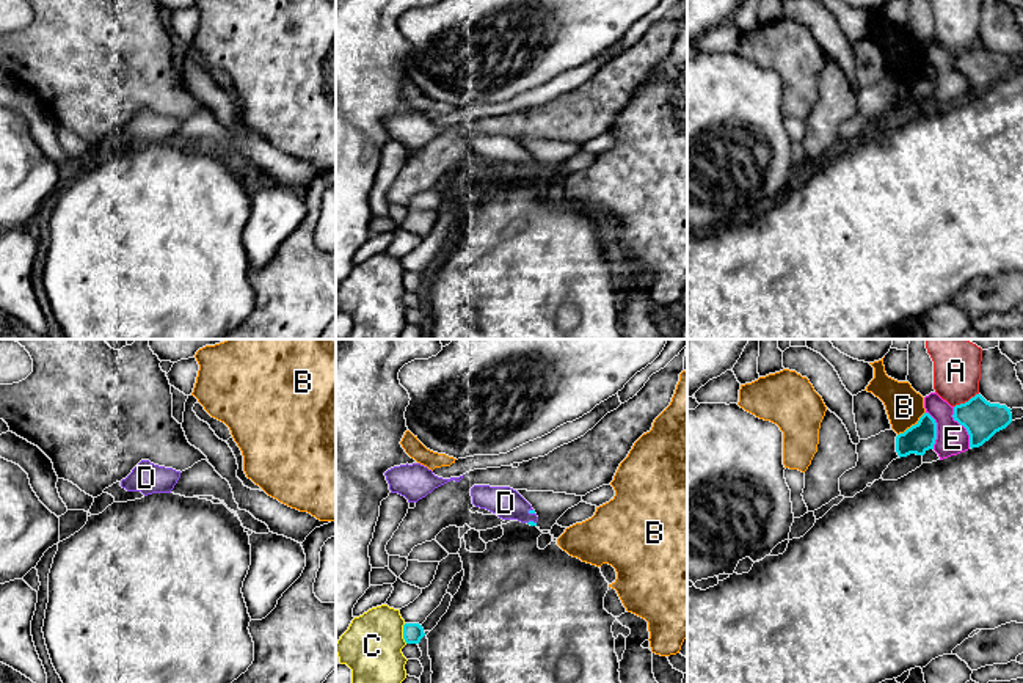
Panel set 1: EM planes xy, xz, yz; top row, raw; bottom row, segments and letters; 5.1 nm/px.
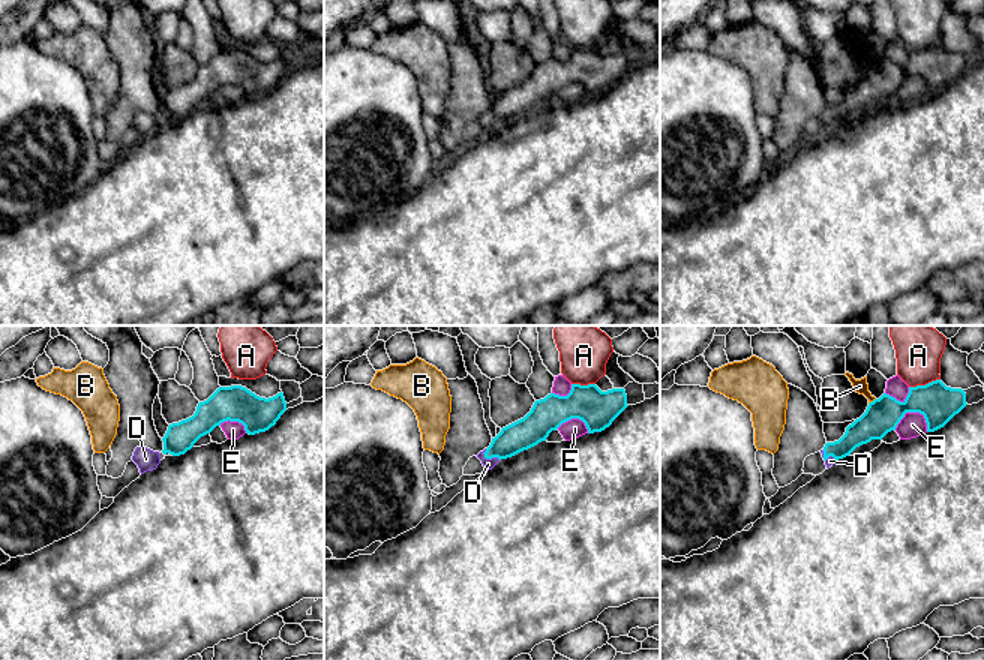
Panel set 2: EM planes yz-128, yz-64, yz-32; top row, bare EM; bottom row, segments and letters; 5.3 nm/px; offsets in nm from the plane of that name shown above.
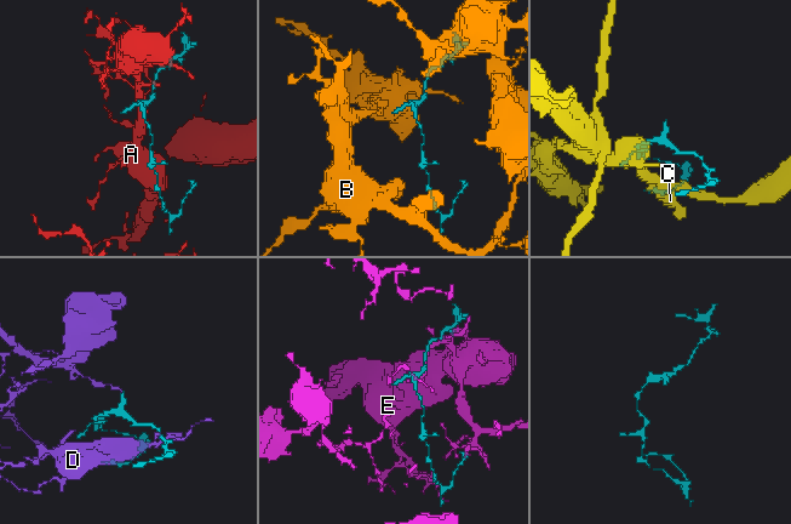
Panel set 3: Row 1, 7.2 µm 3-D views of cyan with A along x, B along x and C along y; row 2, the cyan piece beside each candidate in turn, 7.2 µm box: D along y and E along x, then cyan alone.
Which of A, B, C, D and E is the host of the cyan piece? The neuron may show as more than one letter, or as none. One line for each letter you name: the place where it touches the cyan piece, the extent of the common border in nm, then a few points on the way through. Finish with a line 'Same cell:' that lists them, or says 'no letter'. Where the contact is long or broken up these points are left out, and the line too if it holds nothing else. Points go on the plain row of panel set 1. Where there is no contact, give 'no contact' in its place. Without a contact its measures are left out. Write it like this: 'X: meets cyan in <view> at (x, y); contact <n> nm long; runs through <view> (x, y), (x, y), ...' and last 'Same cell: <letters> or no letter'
D: meets cyan in xz at (531, 159); contact 40 nm long; runs through xz (529, 159), (531, 159), (521, 159), (506, 151)
Same cell: D

